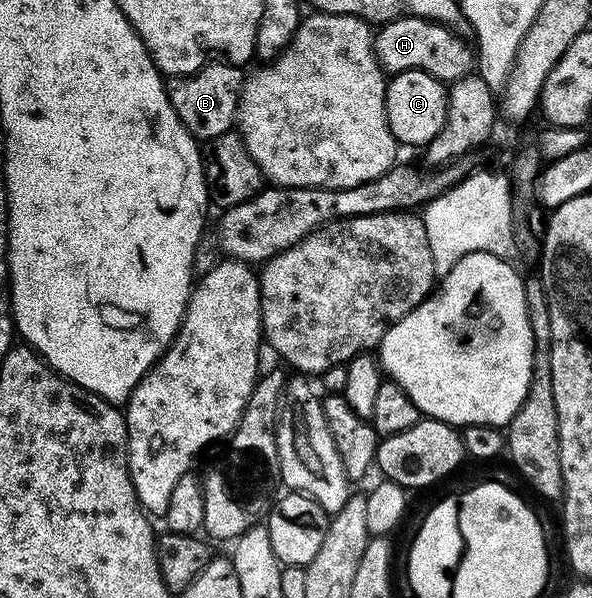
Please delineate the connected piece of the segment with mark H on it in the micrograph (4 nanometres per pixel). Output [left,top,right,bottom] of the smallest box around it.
[375,16,474,82]

